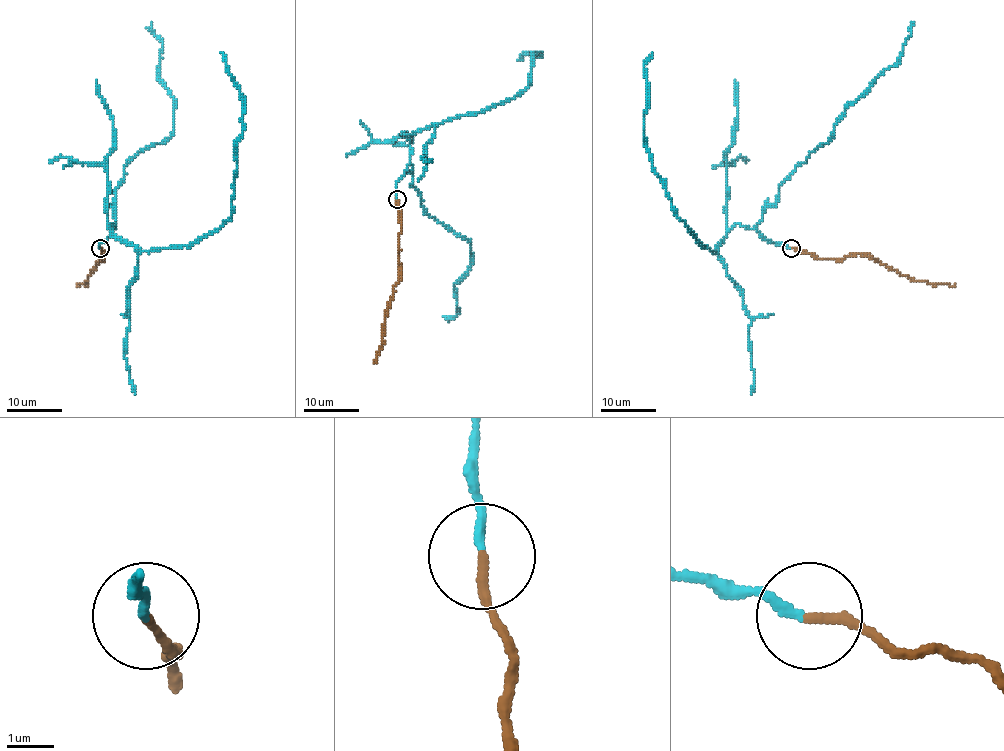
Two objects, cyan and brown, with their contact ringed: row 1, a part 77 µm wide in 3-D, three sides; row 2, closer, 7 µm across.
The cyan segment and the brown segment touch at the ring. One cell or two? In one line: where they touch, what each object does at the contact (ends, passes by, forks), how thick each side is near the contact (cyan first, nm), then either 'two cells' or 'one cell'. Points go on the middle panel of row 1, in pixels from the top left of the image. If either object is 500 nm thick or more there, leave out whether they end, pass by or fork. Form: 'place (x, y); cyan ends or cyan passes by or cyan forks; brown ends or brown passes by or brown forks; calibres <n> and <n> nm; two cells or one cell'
place (397, 199); cyan ends; brown ends; calibres 180 and 200 nm; one cell

